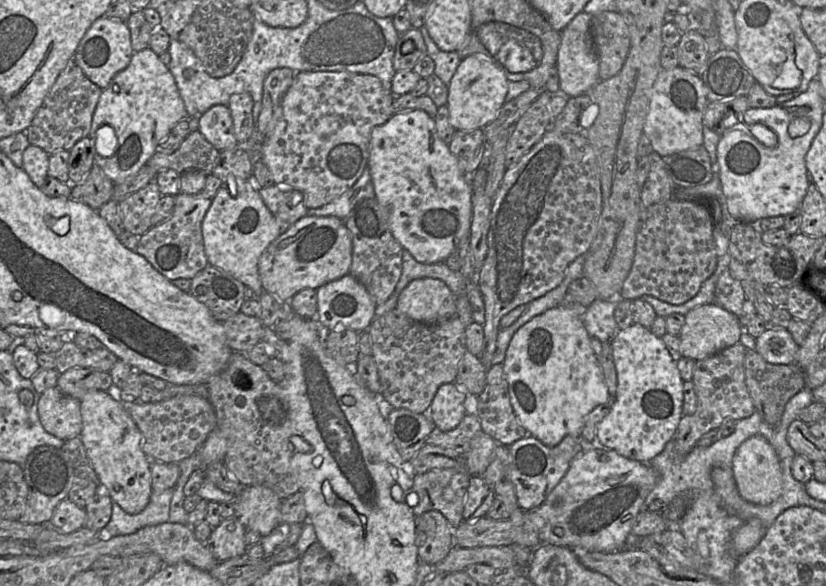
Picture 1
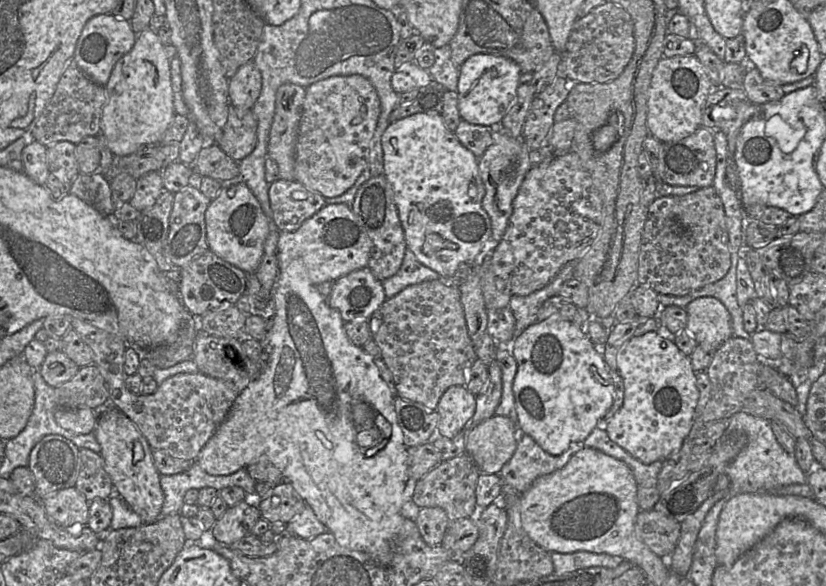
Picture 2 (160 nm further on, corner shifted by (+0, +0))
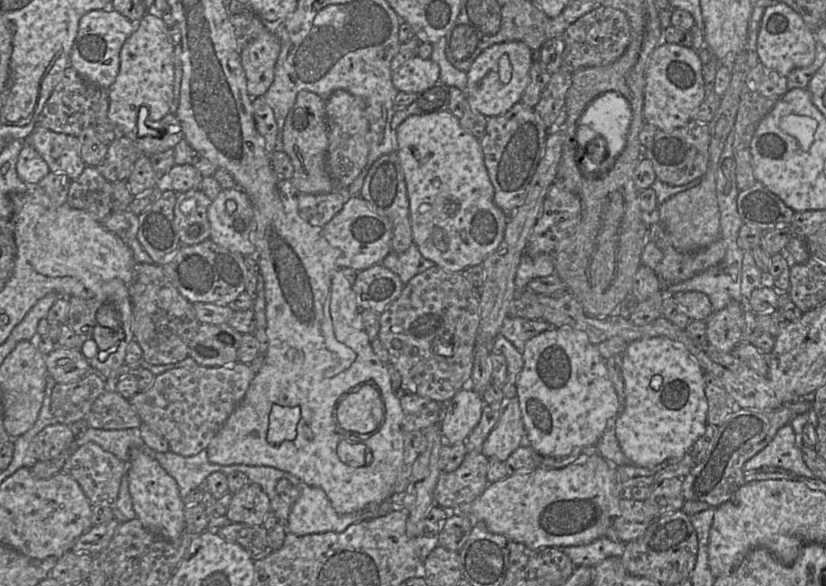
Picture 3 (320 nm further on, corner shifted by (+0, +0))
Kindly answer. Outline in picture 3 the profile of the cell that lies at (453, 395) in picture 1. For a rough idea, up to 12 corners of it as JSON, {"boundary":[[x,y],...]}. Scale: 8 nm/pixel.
{"boundary":[[465,386],[443,405],[444,441],[465,442],[482,415],[480,394]]}

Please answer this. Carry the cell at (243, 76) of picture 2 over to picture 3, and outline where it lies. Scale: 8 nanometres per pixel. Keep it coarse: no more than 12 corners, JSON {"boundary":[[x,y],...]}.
{"boundary":[[265,30],[241,50],[252,98],[274,79],[279,38]]}

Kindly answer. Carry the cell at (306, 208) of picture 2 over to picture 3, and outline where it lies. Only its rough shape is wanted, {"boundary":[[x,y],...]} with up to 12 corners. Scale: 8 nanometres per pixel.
{"boundary":[[298,193],[299,214],[324,227],[350,196]]}

